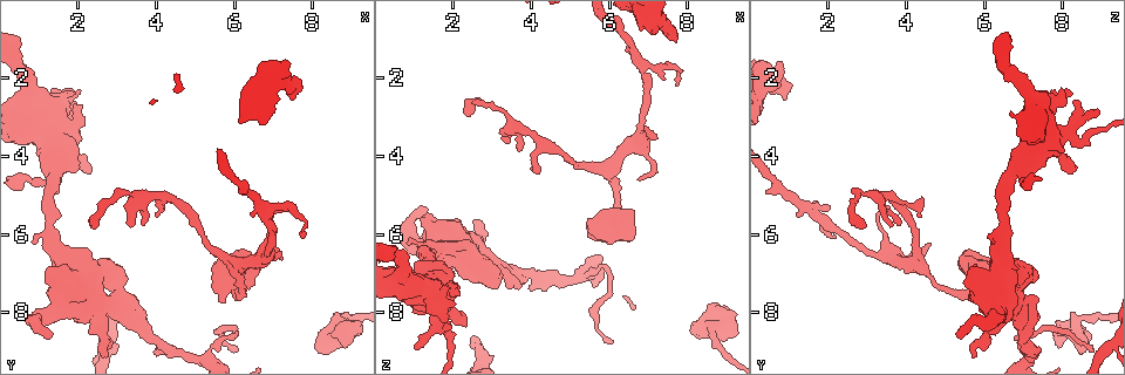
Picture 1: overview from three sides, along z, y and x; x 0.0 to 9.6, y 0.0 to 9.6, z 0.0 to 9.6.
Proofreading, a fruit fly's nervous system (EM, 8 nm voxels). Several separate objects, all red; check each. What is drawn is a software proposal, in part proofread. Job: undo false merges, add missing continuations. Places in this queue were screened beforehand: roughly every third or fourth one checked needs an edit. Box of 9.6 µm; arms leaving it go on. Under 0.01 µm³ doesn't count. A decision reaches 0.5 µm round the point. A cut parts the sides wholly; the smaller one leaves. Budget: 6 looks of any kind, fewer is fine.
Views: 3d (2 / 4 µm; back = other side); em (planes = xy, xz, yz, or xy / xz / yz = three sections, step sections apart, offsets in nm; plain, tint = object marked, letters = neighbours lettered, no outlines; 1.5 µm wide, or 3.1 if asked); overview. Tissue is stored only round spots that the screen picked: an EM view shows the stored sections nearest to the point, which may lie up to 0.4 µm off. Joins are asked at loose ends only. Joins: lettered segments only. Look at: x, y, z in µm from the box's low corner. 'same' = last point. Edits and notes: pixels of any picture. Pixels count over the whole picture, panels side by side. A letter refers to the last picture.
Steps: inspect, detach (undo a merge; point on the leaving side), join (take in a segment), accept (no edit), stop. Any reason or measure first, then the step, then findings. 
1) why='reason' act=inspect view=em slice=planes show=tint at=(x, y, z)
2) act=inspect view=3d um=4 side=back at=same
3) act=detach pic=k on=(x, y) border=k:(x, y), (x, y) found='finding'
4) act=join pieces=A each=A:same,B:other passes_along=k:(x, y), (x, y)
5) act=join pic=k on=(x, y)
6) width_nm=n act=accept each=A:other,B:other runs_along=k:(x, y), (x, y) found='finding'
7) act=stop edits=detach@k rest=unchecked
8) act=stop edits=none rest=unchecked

why='thin neck' act=inspect view=3d um=4 at=(0.65, 4.60, 7.20)

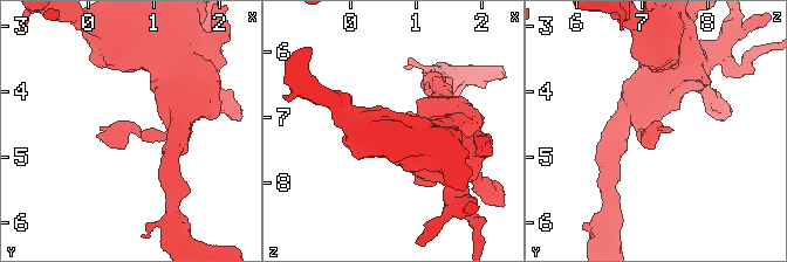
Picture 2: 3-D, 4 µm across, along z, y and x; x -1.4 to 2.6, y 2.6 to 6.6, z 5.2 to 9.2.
act=inspect view=em slice=planes show=letters at=(0.70, 4.55, 7.20)

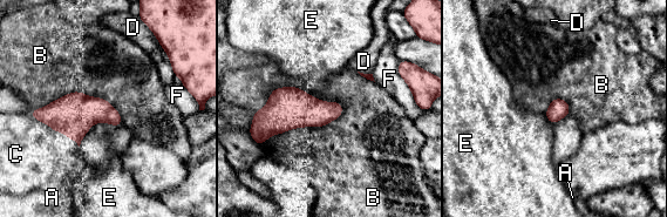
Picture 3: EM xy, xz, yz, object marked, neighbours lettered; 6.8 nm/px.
width_nm=140 act=accept each=A:other,B:other,C:other,D:other,E:other,F:other border=3:(342, 104), (327, 123), (260, 146) found='all the same neuron'

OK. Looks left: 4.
why='calibre changes' act=inspect view=em slice=xy step=4 show=tint at=(2.90, 7.05, 7.10)

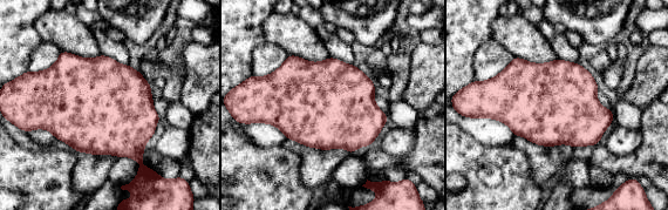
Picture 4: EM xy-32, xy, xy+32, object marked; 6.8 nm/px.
why='another direction' act=inspect view=em slice=planes show=tint at=same

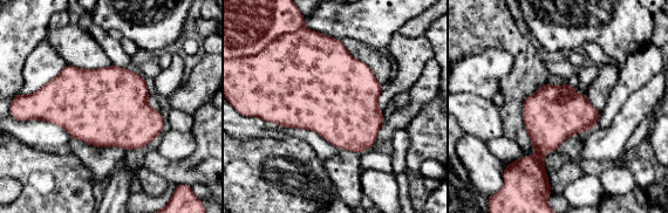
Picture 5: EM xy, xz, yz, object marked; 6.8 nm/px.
act=inspect view=em slice=planes show=letters at=same

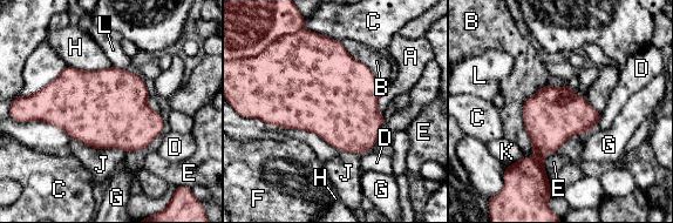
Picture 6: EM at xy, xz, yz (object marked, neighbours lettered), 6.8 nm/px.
longest_contact=B:440nm act=accept each=A:other,B:other,C:other,D:other,E:other,F:other,G:other,H:other,J:other,K:other,L:other border=6:(70, 139), (94, 148), (127, 151) found='all the same neuron'

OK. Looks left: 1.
act=stop edits=none rest=unchecked

